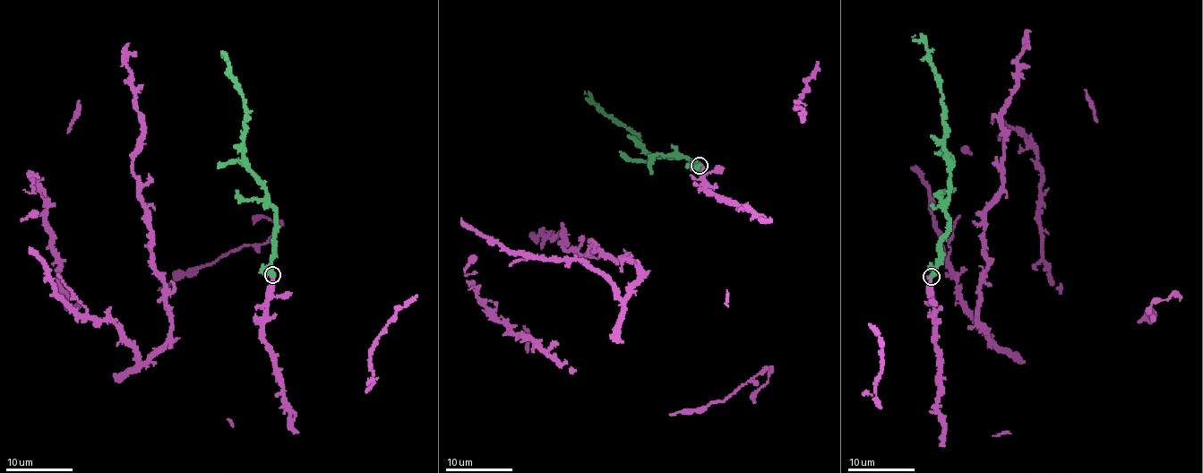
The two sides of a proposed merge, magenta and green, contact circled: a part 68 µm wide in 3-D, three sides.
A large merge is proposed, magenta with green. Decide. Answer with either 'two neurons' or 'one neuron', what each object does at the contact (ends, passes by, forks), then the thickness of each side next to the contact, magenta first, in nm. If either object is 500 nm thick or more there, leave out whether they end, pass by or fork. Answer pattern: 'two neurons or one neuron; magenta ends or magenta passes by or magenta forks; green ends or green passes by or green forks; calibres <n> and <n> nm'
one neuron; magenta ends; green forks; calibres 380 and 340 nm

